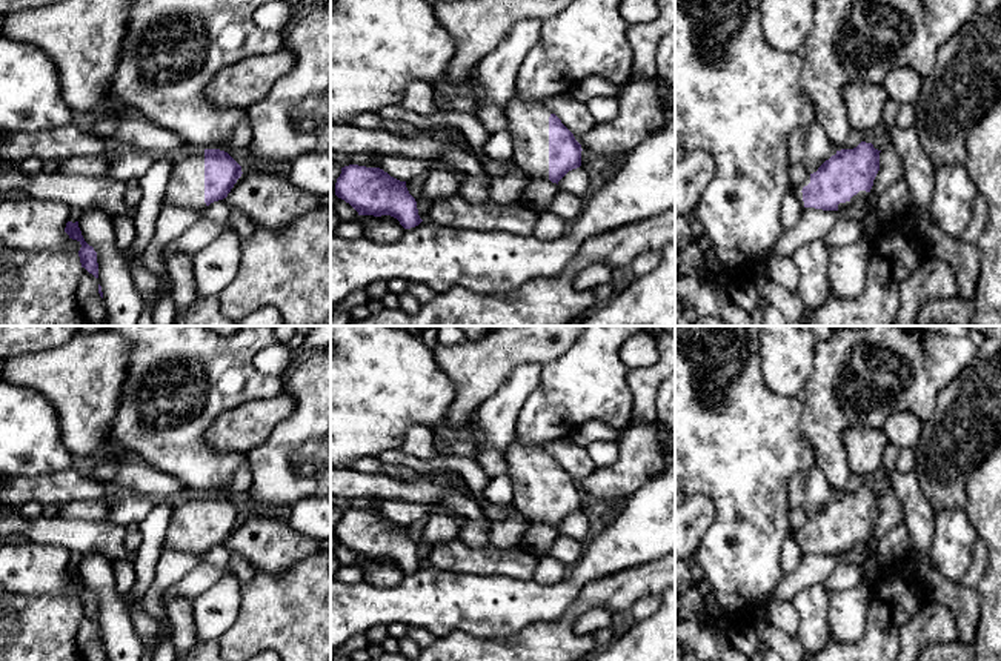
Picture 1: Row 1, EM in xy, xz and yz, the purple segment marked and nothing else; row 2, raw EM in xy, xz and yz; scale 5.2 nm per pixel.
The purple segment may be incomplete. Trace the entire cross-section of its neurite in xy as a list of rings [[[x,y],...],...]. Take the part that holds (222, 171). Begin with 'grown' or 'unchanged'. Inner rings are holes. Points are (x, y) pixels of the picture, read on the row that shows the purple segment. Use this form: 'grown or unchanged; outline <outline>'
grown; outline [[[194,149],[174,161],[163,200],[178,208],[203,212],[211,203],[226,198],[241,174],[241,166],[228,152]]]

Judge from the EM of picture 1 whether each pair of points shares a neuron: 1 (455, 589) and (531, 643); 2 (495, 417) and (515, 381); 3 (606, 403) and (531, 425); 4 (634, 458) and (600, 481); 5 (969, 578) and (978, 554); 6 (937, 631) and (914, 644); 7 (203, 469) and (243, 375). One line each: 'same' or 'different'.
1: different
2: same
3: same
4: same
5: same
6: same
7: same

